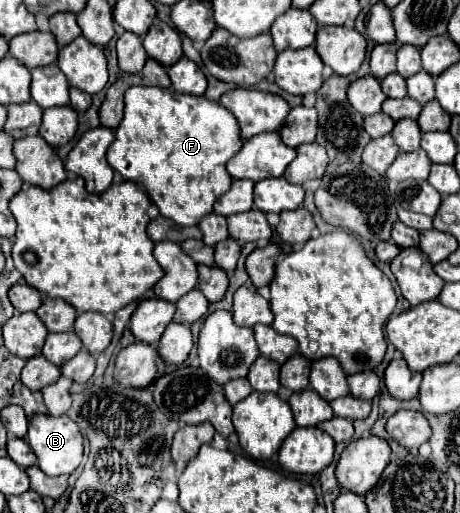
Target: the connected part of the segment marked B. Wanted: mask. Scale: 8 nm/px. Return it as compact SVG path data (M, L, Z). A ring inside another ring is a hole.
M35 415L29 423L29 445L33 453L37 455L37 465L45 475L57 477L57 475L71 475L81 459L83 459L83 435L75 421L71 421L67 415L53 417L53 415Z

